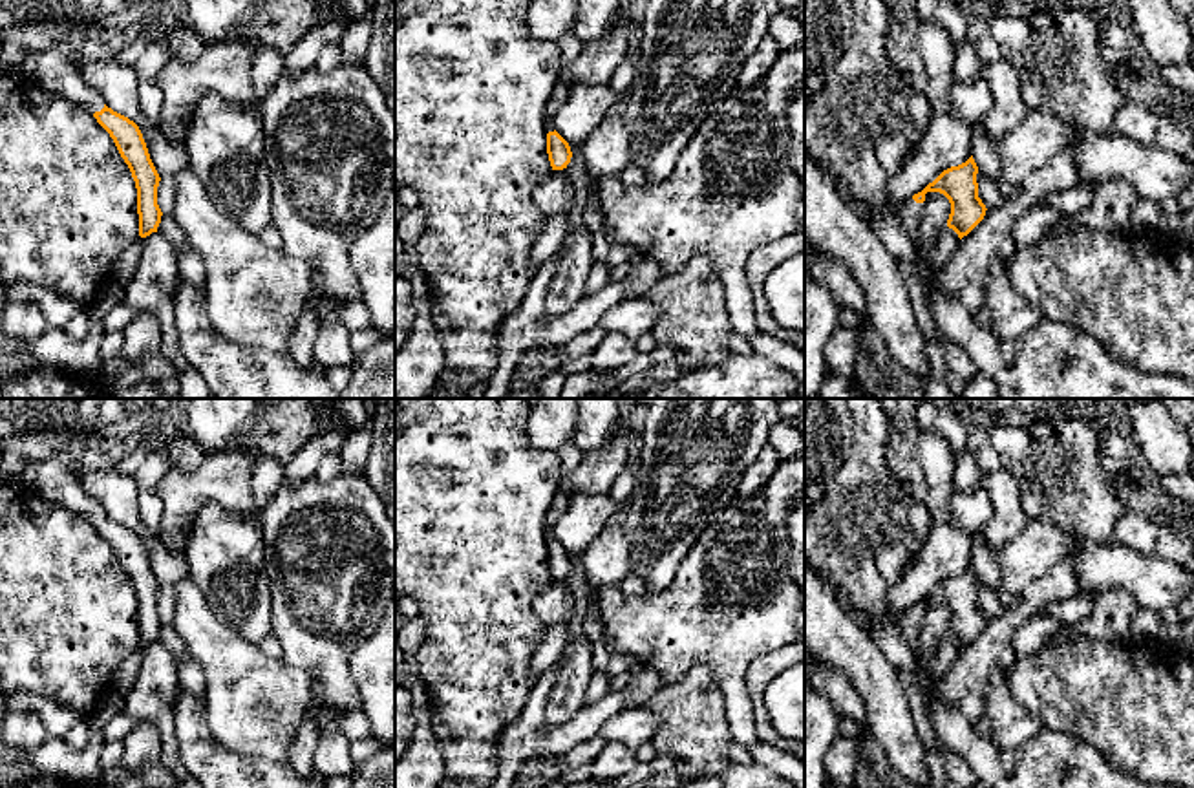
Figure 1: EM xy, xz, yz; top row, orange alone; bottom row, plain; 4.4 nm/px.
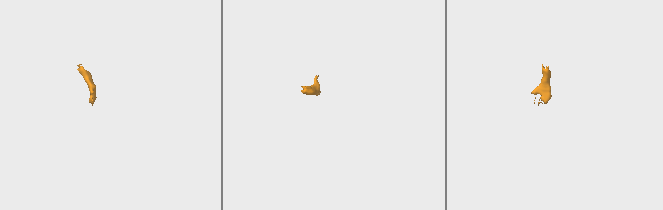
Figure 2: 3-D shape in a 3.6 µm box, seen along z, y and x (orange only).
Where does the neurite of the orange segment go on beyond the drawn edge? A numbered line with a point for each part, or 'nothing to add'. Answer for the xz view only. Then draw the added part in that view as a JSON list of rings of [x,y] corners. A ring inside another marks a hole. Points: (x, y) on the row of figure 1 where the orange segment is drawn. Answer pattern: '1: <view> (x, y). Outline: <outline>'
1: xz (560, 95). Outline: [[[558,84],[547,102],[547,133],[554,132],[552,121],[556,113],[560,112],[560,108],[567,102],[567,99],[569,99],[569,86]]]

